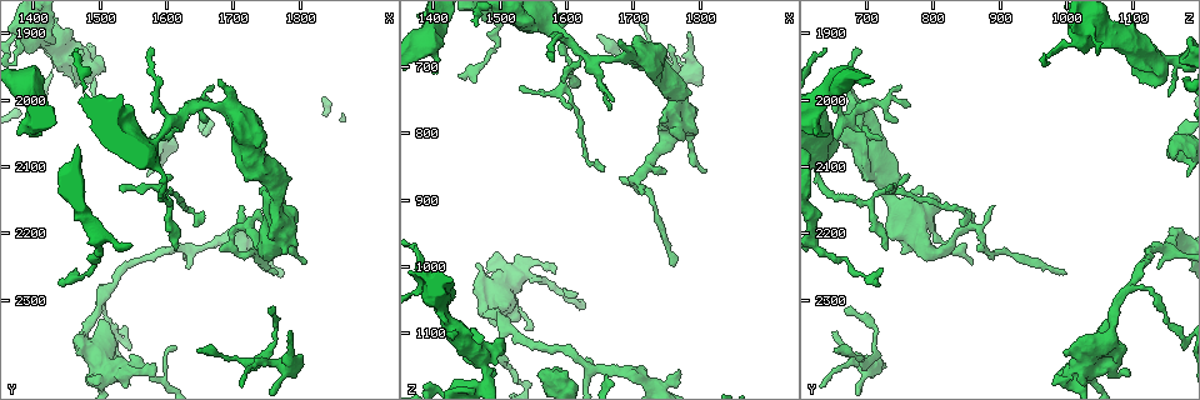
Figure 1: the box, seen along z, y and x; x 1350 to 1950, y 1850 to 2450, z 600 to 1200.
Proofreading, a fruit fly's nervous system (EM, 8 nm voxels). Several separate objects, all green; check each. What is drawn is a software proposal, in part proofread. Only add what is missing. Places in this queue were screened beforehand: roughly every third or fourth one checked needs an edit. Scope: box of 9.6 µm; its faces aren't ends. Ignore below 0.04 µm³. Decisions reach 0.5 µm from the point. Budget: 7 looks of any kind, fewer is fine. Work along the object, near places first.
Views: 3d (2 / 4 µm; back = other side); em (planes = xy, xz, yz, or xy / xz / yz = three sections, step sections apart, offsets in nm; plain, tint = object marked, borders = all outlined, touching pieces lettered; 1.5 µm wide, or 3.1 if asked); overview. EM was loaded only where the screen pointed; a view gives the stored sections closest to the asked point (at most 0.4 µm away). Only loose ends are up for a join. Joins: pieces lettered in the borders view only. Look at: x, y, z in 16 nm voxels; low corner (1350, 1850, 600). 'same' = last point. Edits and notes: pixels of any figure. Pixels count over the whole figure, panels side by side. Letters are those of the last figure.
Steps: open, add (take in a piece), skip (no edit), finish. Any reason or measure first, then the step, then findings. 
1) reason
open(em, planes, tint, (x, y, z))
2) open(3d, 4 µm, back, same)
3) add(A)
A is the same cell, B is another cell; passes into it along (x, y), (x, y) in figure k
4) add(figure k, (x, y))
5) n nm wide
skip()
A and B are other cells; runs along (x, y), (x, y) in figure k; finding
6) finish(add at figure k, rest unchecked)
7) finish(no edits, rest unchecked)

free end
open(3d, 2 µm, back, (1560, 2090, 1160))

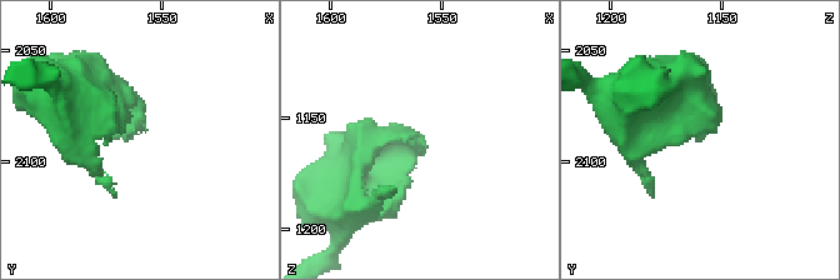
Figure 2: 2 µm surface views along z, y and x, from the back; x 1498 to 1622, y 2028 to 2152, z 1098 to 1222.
need the tissue
open(em, planes, tint, (1559, 2085, 1162))

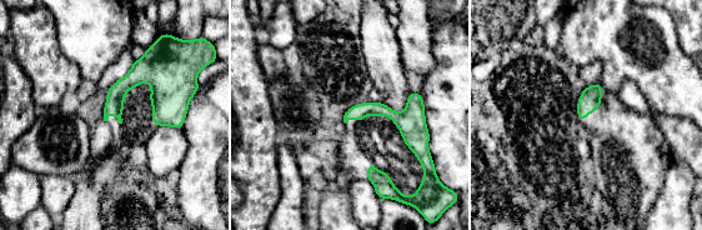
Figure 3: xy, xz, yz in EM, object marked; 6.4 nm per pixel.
see the neighbours
open(em, planes, borders, same)

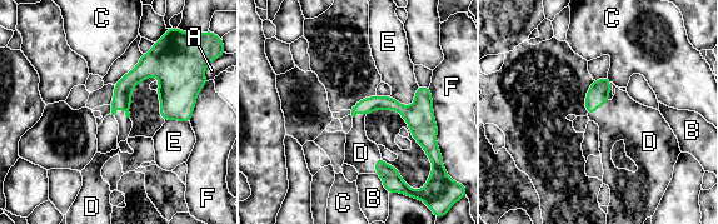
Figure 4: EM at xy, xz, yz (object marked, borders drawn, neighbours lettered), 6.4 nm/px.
add(D)
D is the same cell, A, B, C, E and F are other cells; passes into it along (123, 90), (124, 112), (125, 124) in figure 4; the cell continues

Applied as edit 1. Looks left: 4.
an open end
open(3d, 2 µm, (1545, 2415, 1090))

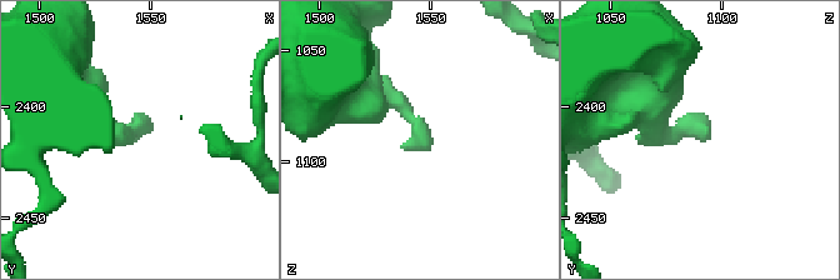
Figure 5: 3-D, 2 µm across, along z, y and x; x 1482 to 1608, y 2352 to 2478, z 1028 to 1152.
open(em, xz, step 8, tint, (1541, 2415, 1094))

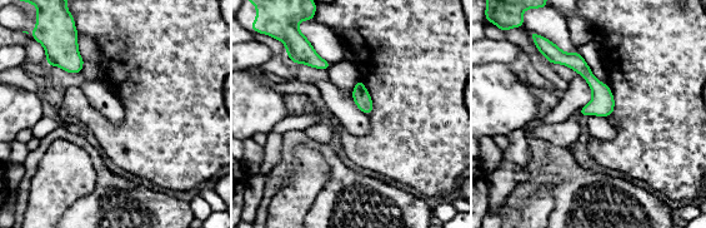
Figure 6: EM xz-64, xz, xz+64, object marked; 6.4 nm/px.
cut it another way
open(em, planes, borders, same)

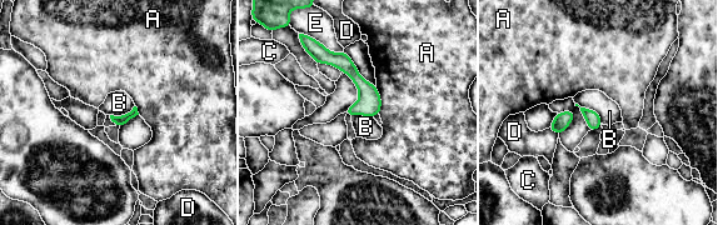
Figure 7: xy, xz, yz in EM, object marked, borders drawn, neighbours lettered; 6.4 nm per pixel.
B touches over 220 nm
skip()
A, B, C, D and E are other cells; border along (576, 103), (593, 109), (602, 123) in figure 7; none of them fits

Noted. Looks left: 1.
finish(add at figure 4, rest unchecked)

